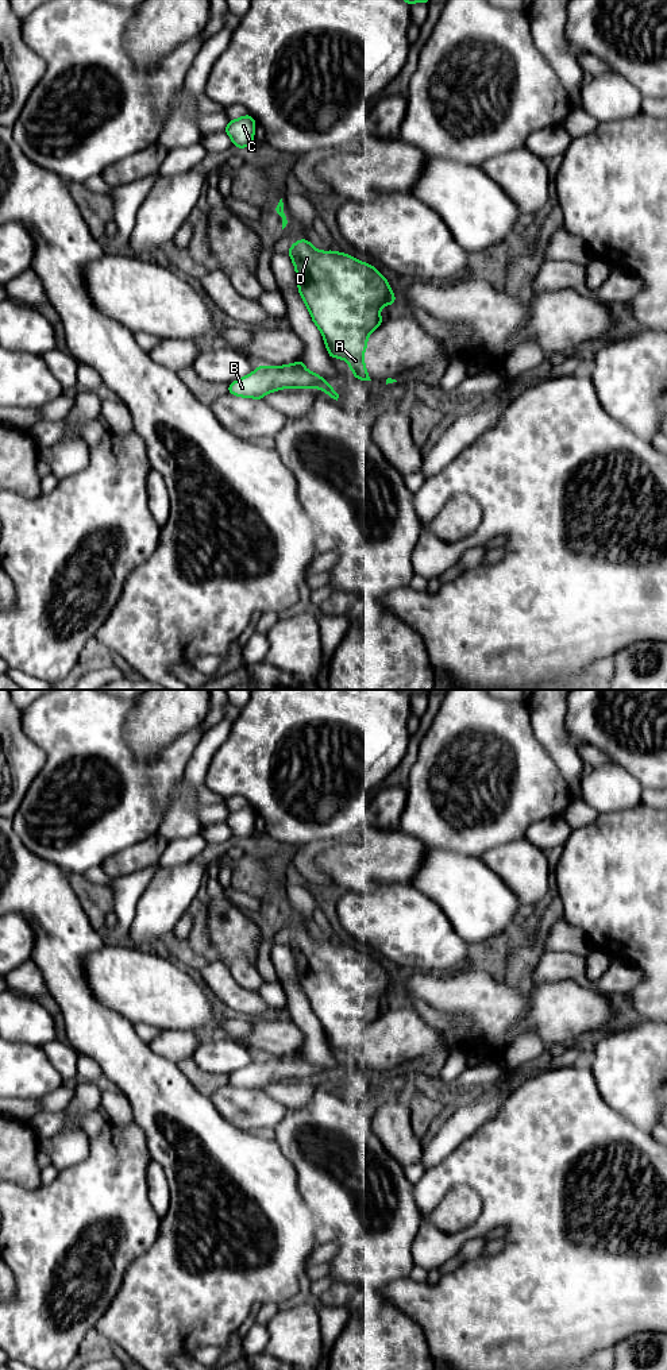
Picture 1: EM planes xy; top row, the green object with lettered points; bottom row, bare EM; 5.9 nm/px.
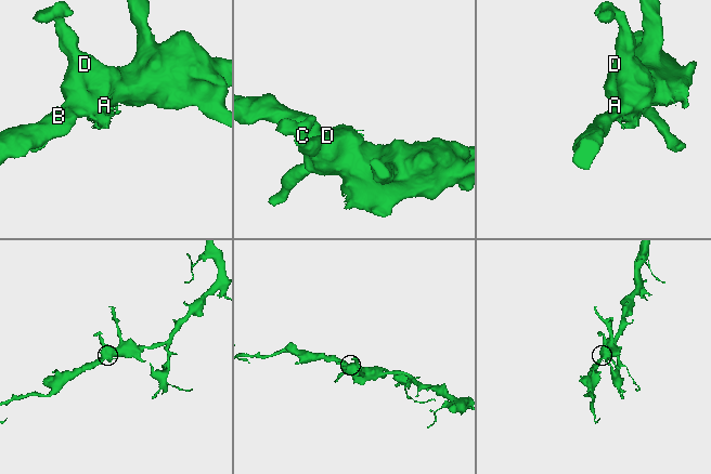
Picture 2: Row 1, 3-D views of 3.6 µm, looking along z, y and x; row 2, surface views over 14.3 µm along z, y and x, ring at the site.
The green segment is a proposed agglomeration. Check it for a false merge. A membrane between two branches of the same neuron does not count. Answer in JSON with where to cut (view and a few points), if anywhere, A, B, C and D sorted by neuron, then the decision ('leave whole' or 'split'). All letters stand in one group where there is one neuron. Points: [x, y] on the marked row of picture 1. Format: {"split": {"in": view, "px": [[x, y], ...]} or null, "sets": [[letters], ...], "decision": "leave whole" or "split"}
{"split": null, "sets": [["A", "B", "C", "D"]], "decision": "leave whole"}

